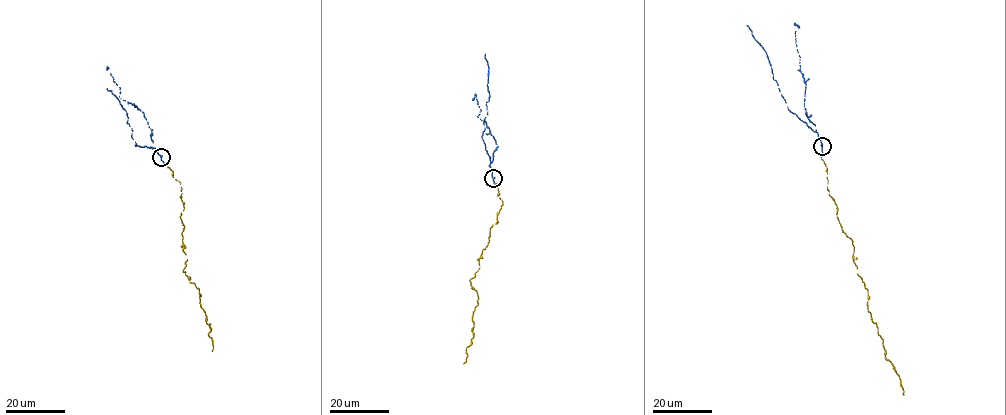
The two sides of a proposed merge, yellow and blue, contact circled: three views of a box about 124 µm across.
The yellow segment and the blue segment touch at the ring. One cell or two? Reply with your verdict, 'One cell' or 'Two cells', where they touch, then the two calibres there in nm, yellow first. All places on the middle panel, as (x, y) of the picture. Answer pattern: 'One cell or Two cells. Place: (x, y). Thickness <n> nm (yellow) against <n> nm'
One cell. Place: (493, 178). Thickness 90 nm (yellow) against 240 nm

